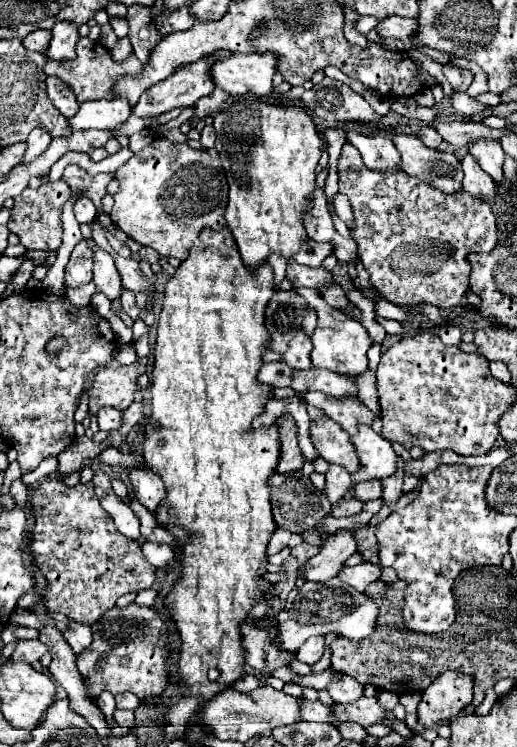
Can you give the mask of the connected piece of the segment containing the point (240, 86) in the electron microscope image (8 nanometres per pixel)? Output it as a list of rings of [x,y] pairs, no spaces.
[[[231,53],[229,57],[215,61],[209,67],[211,81],[215,87],[223,89],[229,95],[255,95],[263,97],[267,95],[273,85],[271,79],[277,71],[273,59],[275,55],[243,55],[243,53]]]

